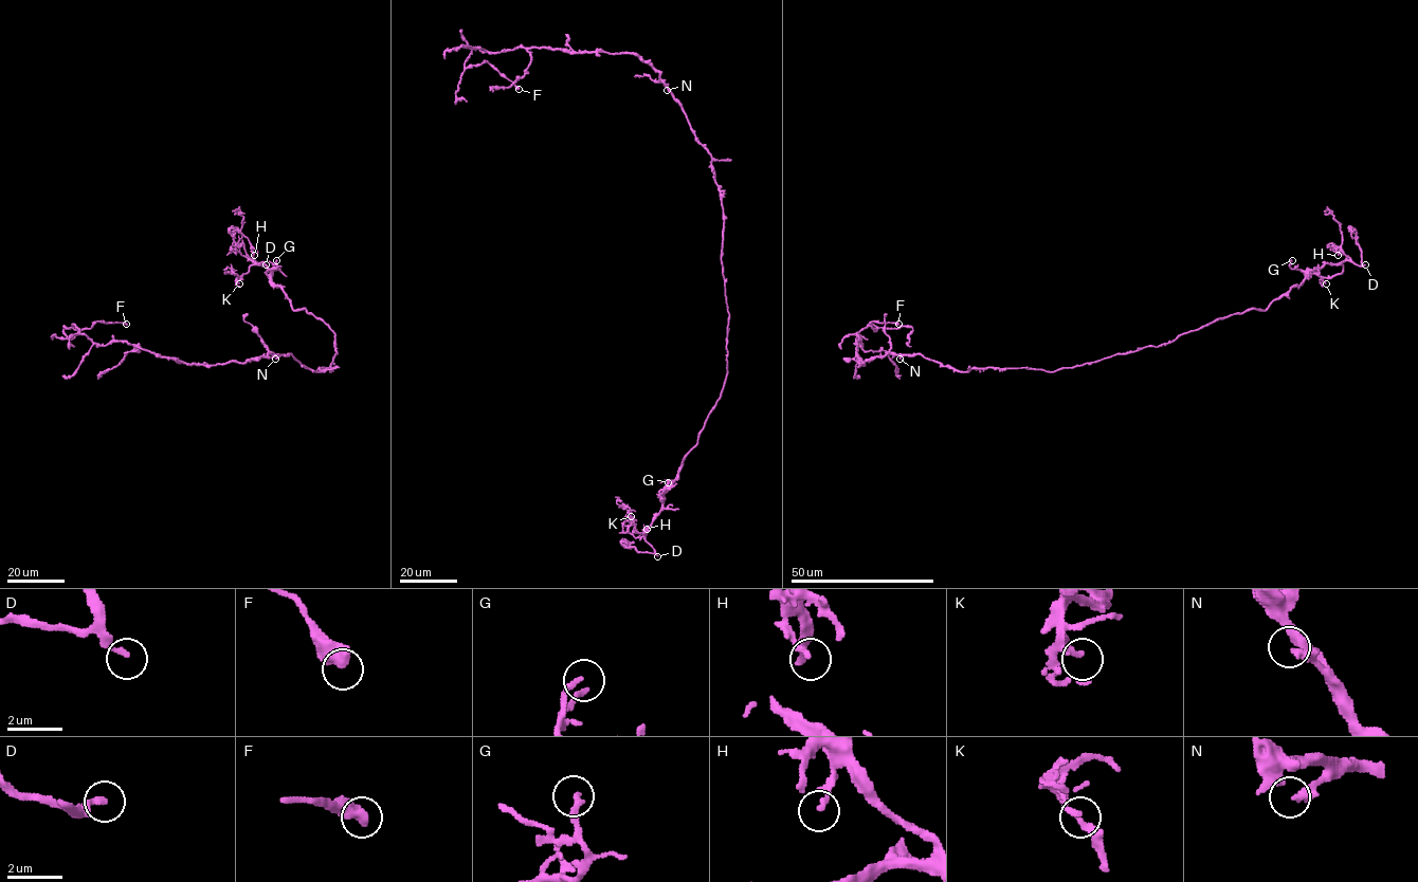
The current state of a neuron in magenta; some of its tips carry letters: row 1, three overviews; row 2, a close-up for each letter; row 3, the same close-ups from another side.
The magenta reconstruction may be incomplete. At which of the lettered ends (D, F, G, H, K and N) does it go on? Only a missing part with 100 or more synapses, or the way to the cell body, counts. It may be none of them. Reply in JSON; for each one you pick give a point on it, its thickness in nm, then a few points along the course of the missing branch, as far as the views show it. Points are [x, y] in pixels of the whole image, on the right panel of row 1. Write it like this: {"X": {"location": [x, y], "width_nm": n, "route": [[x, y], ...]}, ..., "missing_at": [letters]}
{"D": {"location": [1365, 264], "width_nm": 240, "route": [[1365, 264], [1374, 279], [1374, 294], [1363, 301], [1366, 304], [1374, 301], [1387, 287], [1407, 282]]}, "missing_at": ["D"]}

